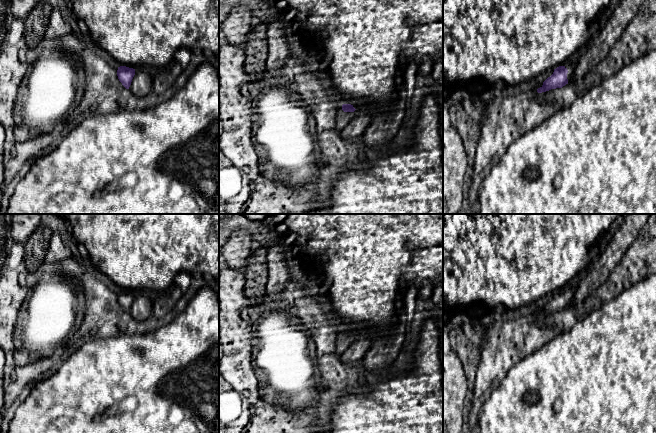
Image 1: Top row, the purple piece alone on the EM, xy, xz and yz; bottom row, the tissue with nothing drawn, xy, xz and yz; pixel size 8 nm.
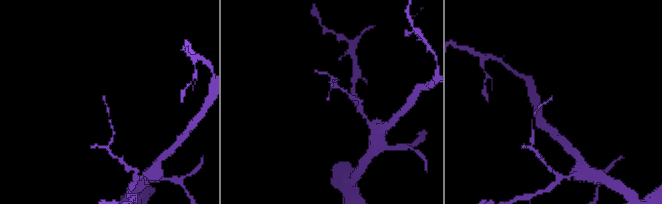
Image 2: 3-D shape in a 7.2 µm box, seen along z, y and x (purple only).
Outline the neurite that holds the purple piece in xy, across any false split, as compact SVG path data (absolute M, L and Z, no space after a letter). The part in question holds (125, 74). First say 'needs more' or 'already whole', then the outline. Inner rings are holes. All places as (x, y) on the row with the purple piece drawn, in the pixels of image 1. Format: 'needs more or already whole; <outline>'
already whole; M126 66L118 67L117 70L118 79L126 89L129 89L134 75L135 69Z

